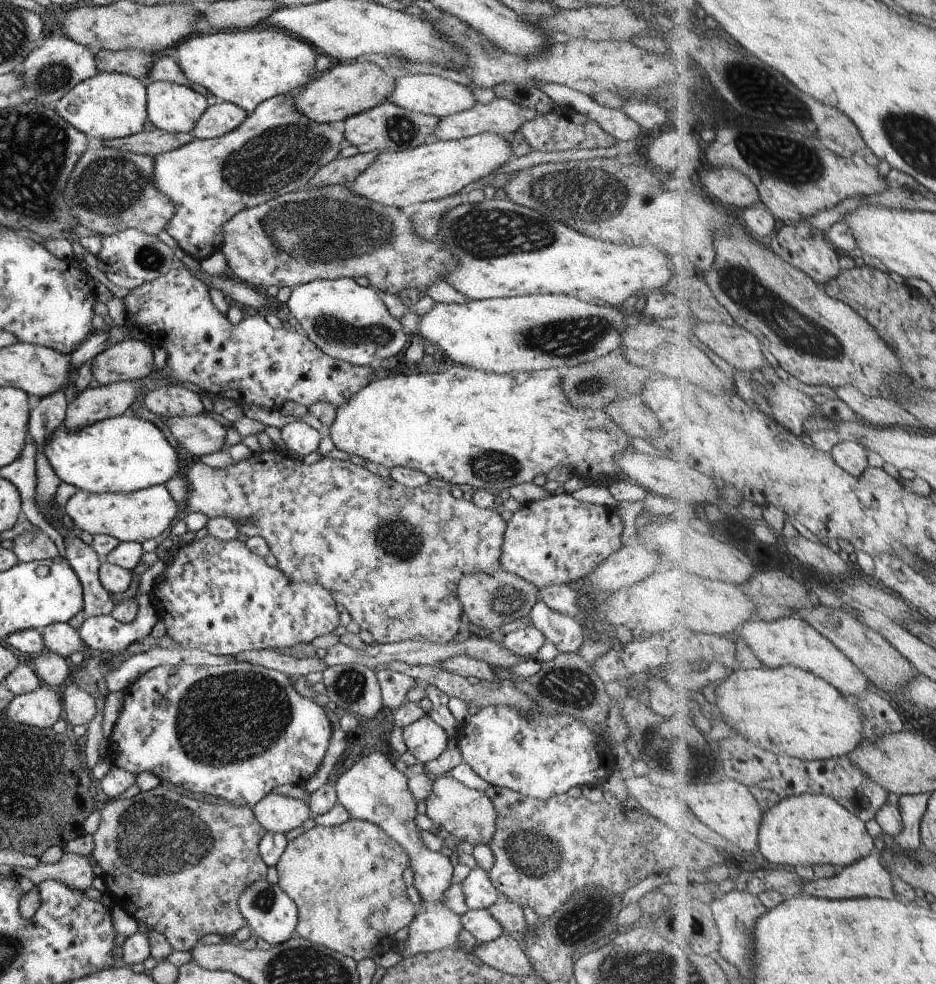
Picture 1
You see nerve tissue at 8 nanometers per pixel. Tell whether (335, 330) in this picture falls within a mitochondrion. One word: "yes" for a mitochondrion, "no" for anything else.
yes

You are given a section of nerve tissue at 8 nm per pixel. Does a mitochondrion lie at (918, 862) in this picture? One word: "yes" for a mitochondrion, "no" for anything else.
yes

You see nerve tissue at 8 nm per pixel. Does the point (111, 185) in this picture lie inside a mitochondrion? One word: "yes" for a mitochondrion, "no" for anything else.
yes

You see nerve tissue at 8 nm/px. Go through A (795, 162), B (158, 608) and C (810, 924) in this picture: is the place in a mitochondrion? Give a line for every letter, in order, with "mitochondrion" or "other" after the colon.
A: mitochondrion
B: other
C: other

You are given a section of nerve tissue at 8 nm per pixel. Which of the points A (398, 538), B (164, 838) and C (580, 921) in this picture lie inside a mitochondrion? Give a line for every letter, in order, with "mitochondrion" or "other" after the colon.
A: mitochondrion
B: mitochondrion
C: mitochondrion

